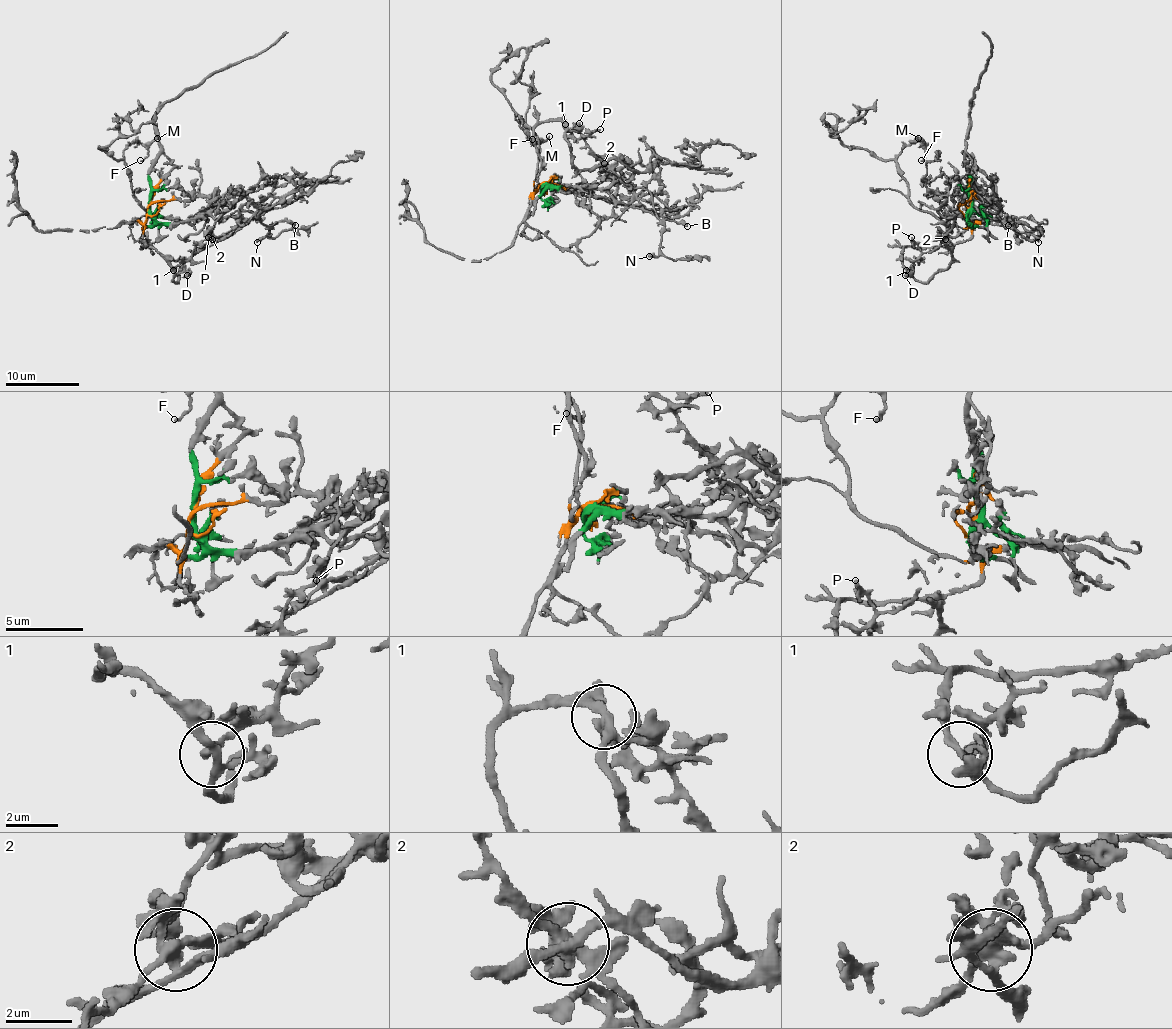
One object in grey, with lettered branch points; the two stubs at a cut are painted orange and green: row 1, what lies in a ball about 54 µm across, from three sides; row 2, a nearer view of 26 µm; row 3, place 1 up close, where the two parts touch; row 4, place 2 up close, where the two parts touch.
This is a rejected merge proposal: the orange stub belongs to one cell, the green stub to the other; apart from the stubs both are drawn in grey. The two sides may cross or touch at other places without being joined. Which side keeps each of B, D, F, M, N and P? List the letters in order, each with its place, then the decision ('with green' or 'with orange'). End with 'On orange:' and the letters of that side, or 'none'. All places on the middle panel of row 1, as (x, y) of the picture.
B: place (687, 226); with green
D: place (579, 123); with orange
F: place (532, 139); with orange
M: place (549, 136); with orange
N: place (649, 256); with green
P: place (600, 129); with green
On orange: D, F, M

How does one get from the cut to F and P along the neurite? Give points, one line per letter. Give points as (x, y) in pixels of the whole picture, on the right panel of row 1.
F: (969, 205), (971, 224), (965, 227), (919, 211), (897, 161), (906, 146), (923, 142), (927, 155), (921, 161)
P: (969, 205), (967, 222), (969, 213), (964, 216), (969, 222), (956, 237), (947, 237), (928, 252), (912, 237)

